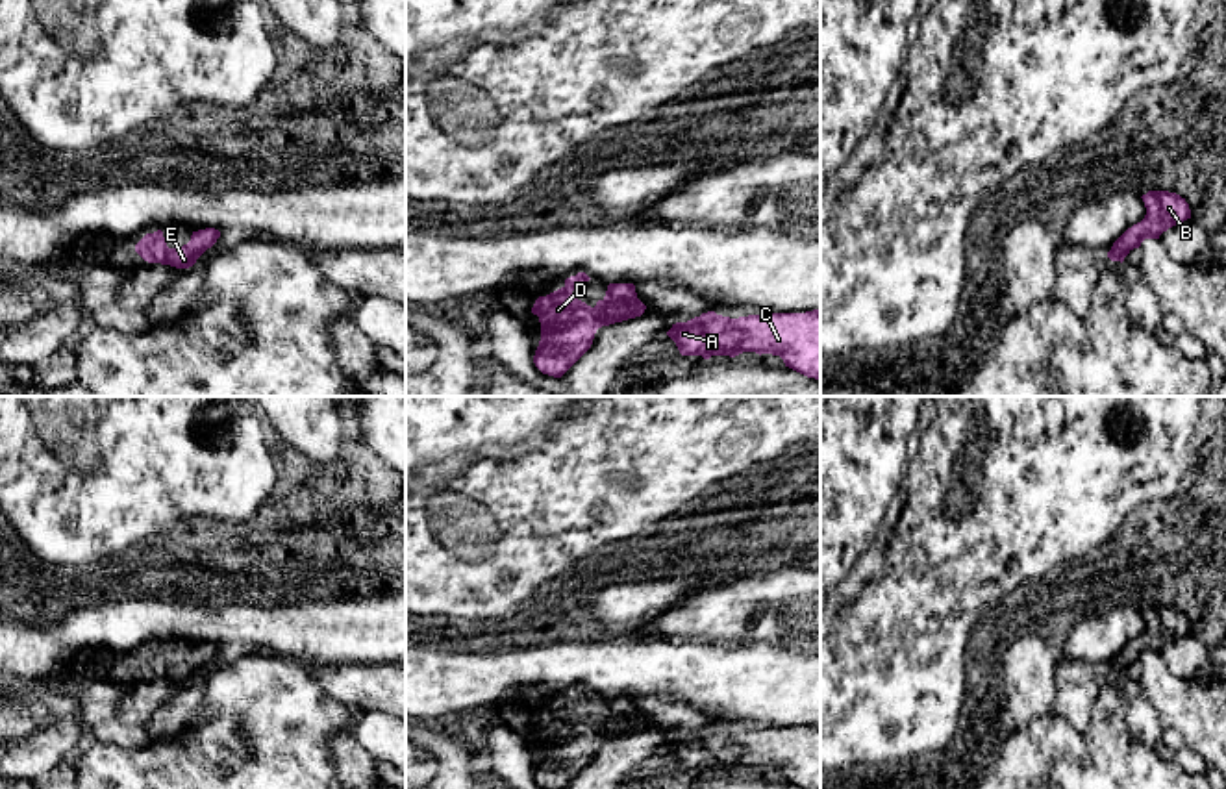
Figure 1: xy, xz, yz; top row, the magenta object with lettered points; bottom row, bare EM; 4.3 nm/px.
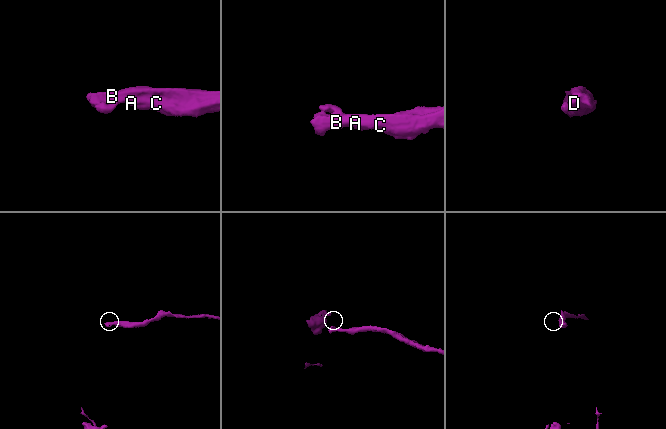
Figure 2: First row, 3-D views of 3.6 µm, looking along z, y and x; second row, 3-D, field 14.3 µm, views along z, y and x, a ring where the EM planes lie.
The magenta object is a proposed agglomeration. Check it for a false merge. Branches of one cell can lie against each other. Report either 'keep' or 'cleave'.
keep

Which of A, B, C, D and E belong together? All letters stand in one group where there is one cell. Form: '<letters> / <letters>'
A B C D E

